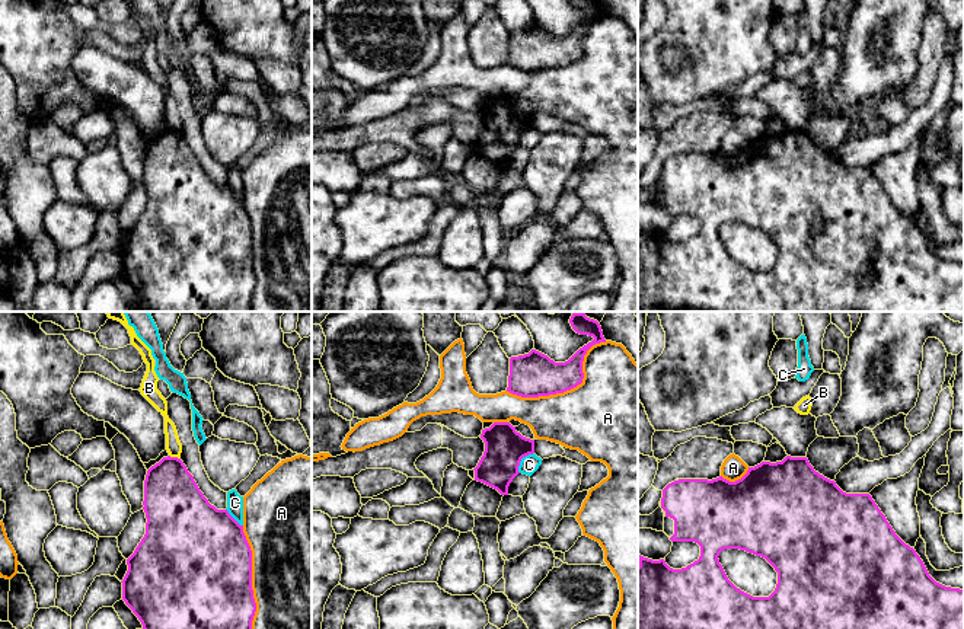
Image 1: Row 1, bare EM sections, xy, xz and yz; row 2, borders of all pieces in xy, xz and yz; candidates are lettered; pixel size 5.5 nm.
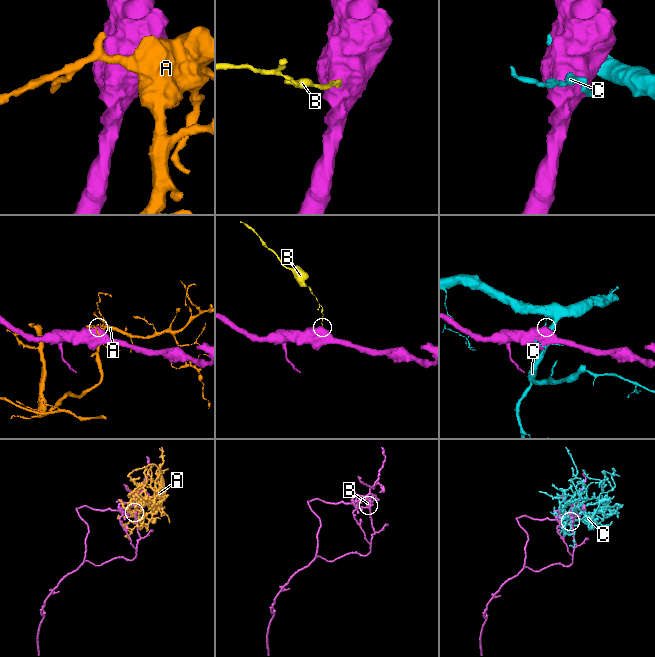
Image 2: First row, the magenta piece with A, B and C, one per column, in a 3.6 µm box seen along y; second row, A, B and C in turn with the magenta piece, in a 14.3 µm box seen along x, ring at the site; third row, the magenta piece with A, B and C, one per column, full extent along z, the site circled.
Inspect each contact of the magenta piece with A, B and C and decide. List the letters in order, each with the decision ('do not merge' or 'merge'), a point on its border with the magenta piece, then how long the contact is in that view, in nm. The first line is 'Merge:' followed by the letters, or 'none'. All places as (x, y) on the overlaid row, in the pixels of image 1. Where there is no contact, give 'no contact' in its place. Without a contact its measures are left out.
Merge: none
A: do not merge; meets magenta in xz at (568, 389); contact 600 nm long
B: do not merge; meets magenta in xy at (175, 457); contact 70 nm long
C: do not merge; meets magenta in xz at (520, 460); contact 150 nm long

